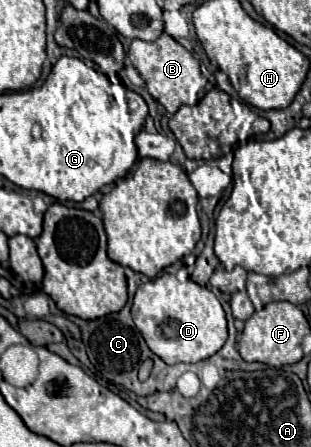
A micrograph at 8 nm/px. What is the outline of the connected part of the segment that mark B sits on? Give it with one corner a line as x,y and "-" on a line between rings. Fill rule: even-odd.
162,34
158,40
154,42
144,42
144,40
132,40
130,50
128,50
128,58
132,60
134,68
140,72
140,76
146,82
146,90
170,112
174,114
180,106
194,106
194,98
196,102
206,94
204,86
206,86
206,78
200,72
198,62
194,60
194,56
182,46
178,44
170,34

